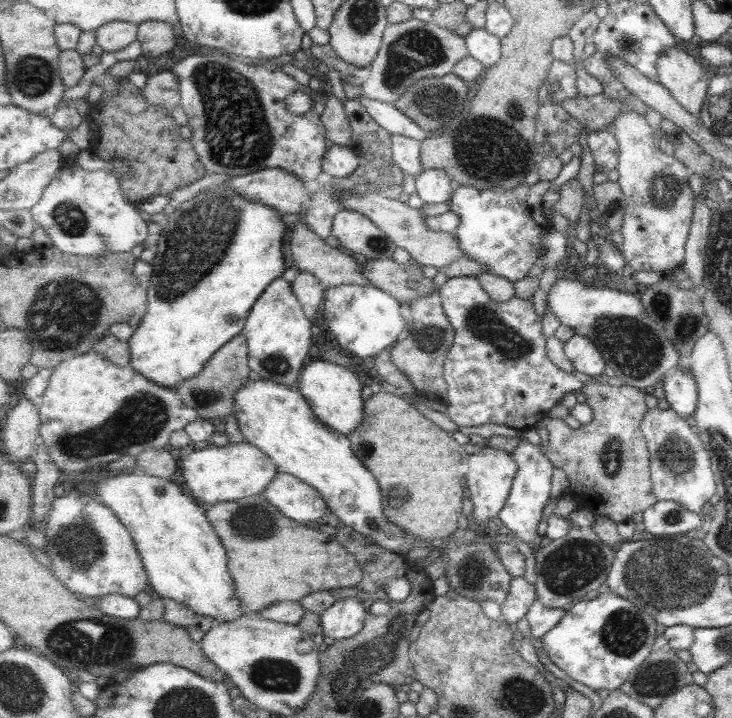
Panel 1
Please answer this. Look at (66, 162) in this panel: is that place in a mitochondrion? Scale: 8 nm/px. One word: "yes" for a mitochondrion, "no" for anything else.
no

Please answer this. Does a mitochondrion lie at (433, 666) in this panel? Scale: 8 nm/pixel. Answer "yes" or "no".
no

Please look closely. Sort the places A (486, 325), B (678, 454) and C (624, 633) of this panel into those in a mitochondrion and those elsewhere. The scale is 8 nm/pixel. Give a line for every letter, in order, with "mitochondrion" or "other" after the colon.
A: mitochondrion
B: mitochondrion
C: mitochondrion

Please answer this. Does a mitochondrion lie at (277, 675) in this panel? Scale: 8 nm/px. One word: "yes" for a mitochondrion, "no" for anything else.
yes

